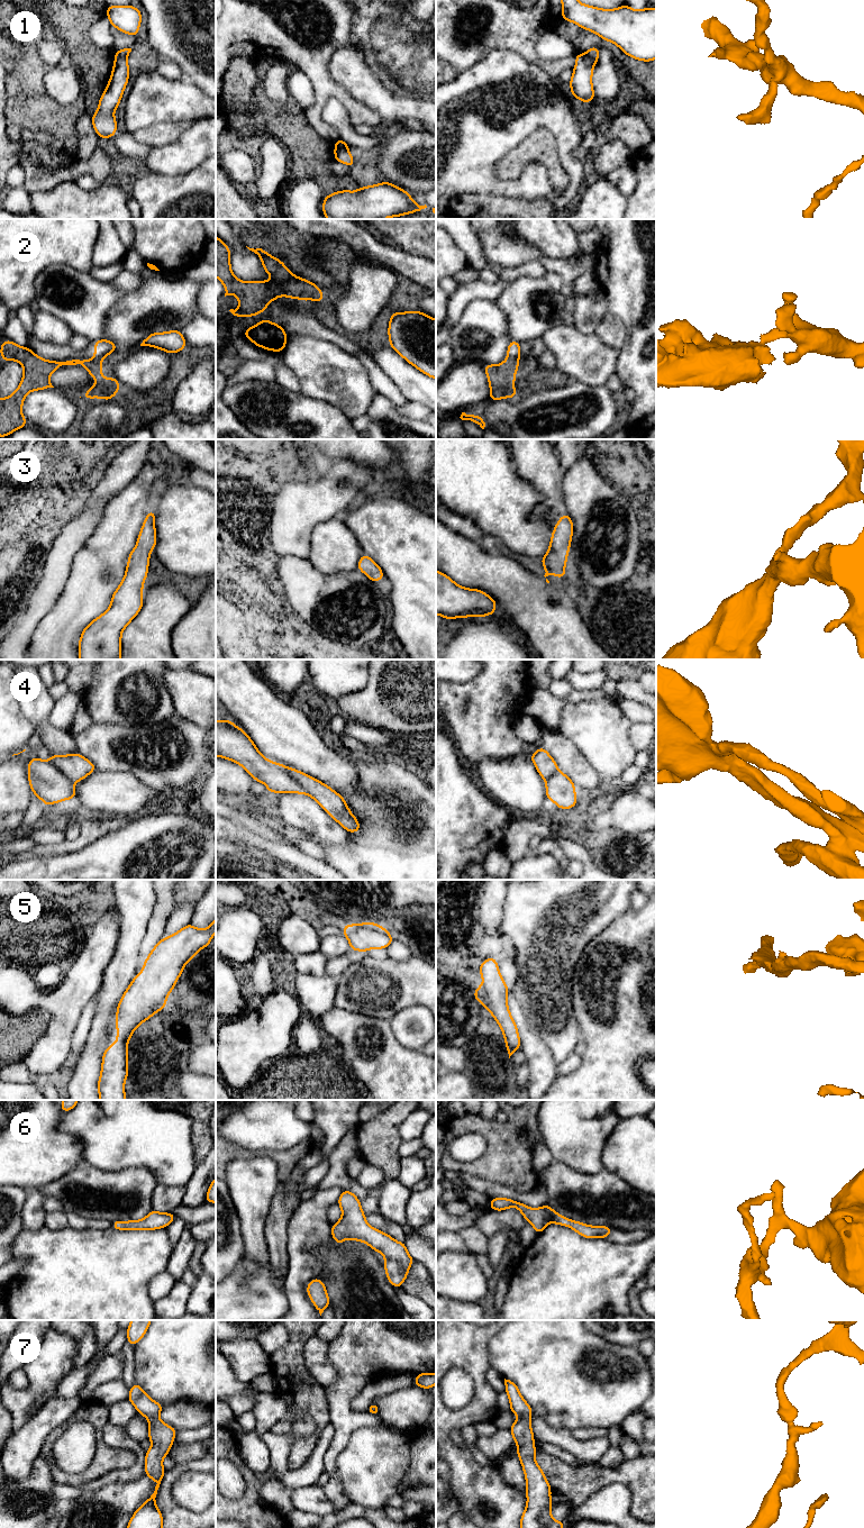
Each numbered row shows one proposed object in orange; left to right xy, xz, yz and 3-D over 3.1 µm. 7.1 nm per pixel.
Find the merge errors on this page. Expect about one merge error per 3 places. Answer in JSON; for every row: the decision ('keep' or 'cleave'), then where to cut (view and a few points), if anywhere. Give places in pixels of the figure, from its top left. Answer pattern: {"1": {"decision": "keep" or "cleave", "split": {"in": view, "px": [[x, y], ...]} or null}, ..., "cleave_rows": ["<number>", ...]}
{"1": {"decision": "cleave", "split": {"in": "xz", "px": [[347, 148], [335, 151]]}}, "2": {"decision": "cleave", "split": {"in": "yz", "px": [[508, 356], [518, 363]]}}, "3": {"decision": "keep", "split": null}, "4": {"decision": "keep", "split": null}, "5": {"decision": "keep", "split": null}, "6": {"decision": "keep", "split": null}, "7": {"decision": "keep", "split": null}, "cleave_rows": ["1", "2"]}

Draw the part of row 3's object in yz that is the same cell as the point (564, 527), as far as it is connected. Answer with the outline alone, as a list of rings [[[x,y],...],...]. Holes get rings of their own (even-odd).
[[[565,512],[553,529],[547,554],[540,558],[546,571],[545,577],[551,573],[561,579],[565,577],[565,564],[571,547],[572,536],[573,521]]]

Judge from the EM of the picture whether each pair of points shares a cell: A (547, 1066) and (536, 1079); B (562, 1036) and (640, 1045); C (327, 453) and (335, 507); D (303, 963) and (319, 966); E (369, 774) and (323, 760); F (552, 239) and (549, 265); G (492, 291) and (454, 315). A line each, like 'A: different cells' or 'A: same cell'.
A: same cell
B: different cells
C: different cells
D: same cell
E: different cells
F: different cells
G: same cell

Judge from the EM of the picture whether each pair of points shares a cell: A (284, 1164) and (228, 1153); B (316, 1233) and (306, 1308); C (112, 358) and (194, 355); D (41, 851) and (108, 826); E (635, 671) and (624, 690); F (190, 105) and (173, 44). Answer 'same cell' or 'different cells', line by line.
A: same cell
B: same cell
C: same cell
D: same cell
E: different cells
F: same cell

